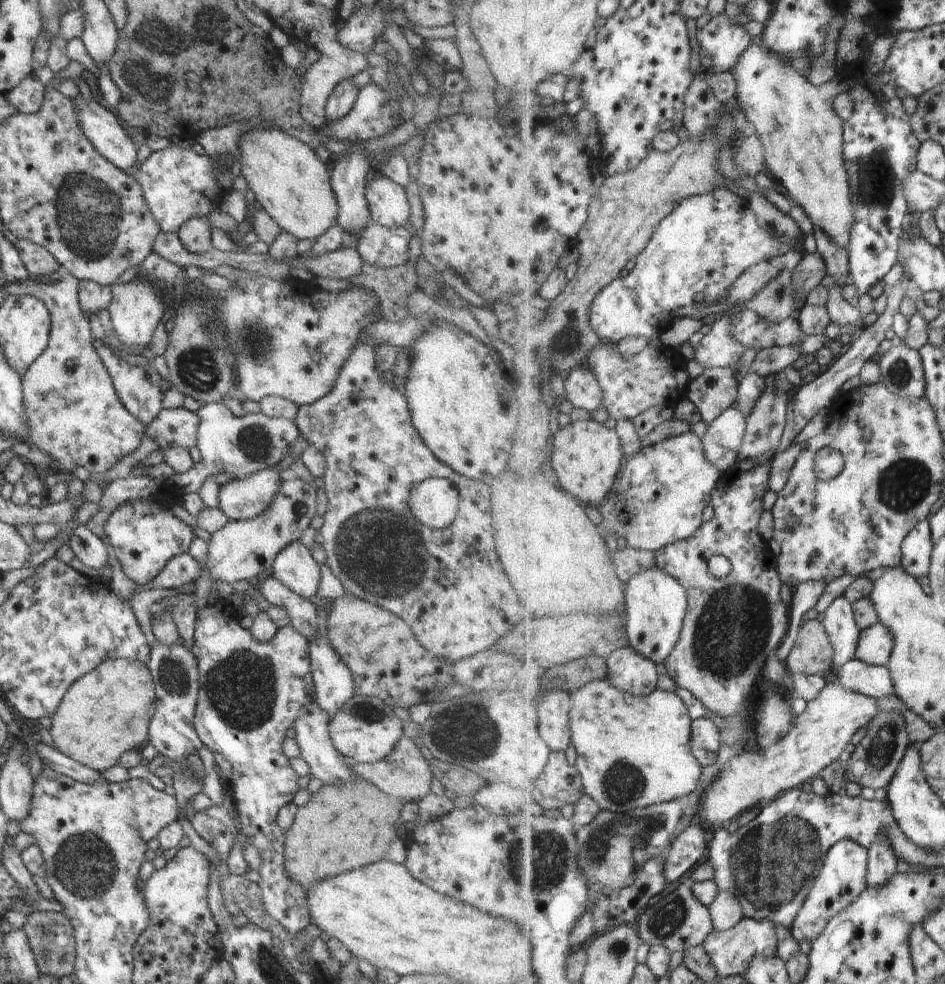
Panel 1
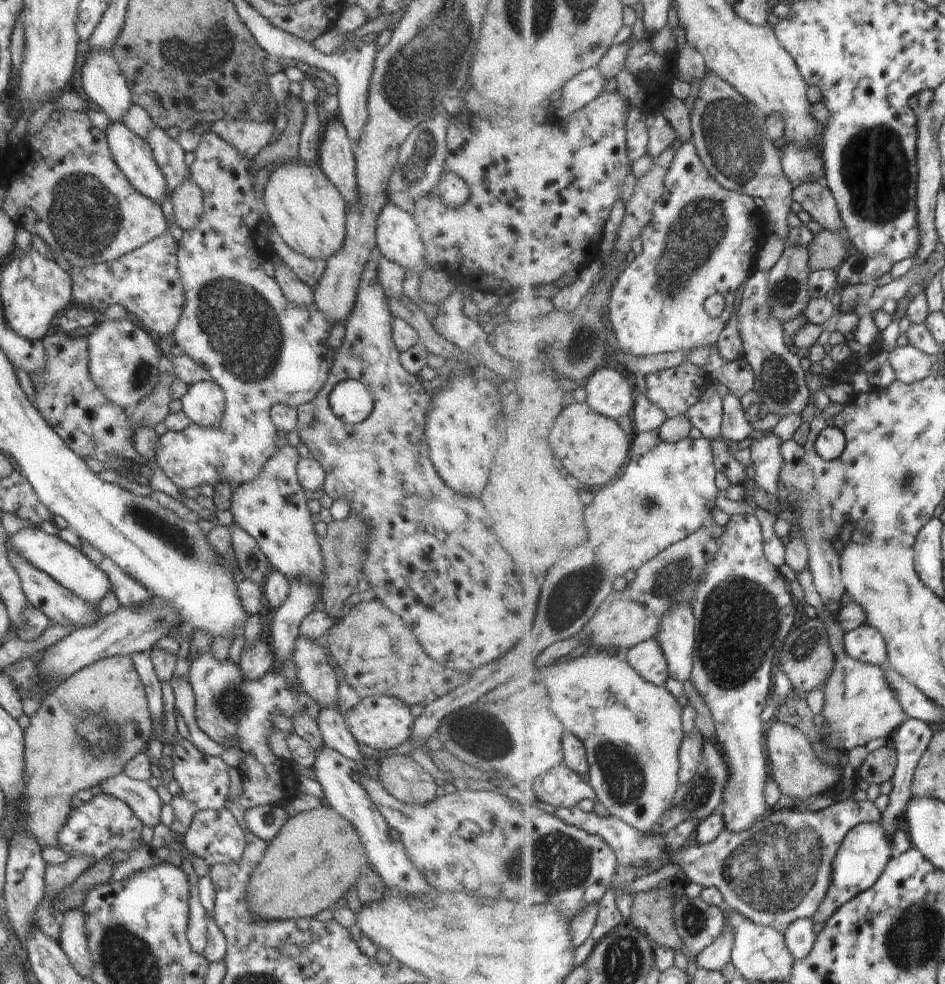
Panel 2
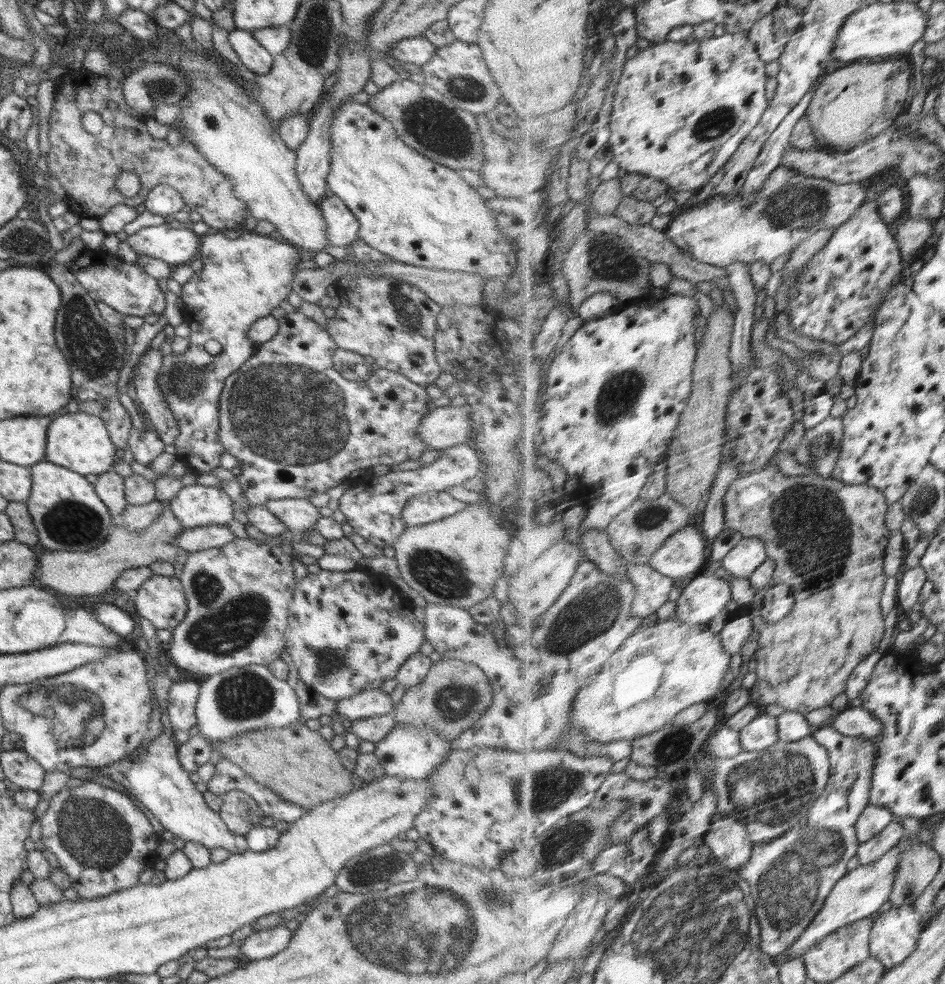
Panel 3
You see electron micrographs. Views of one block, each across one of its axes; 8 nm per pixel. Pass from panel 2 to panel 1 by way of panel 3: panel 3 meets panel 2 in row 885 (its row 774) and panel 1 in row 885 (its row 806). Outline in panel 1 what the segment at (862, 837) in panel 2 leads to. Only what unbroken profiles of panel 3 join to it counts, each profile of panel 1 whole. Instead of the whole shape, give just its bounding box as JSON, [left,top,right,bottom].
[794,839,870,943]

